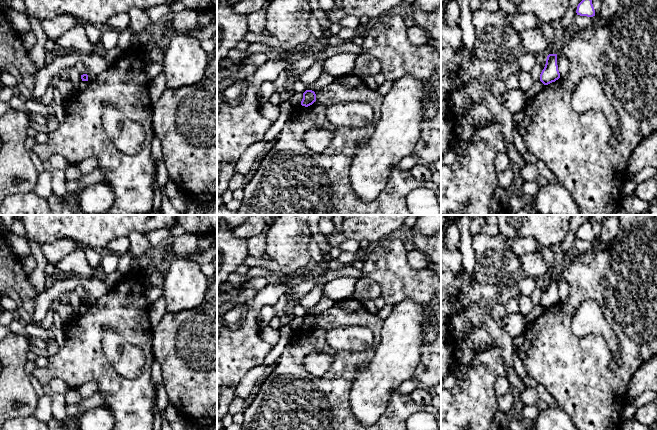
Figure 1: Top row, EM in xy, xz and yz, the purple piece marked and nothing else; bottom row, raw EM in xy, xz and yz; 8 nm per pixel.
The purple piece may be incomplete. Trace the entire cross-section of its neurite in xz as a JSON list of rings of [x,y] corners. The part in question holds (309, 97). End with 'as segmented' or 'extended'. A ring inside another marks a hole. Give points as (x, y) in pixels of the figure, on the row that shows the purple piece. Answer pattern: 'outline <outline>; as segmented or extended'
outline [[[306,90],[303,93],[303,99],[301,101],[301,105],[308,107],[310,105],[312,105],[314,102],[316,101],[316,94],[314,91],[312,90]]]; as segmented

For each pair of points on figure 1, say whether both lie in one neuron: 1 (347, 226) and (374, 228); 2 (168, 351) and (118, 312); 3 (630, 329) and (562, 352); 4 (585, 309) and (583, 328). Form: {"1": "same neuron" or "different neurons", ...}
{"1": "same neuron", "2": "different neurons", "3": "same neuron", "4": "same neuron"}

